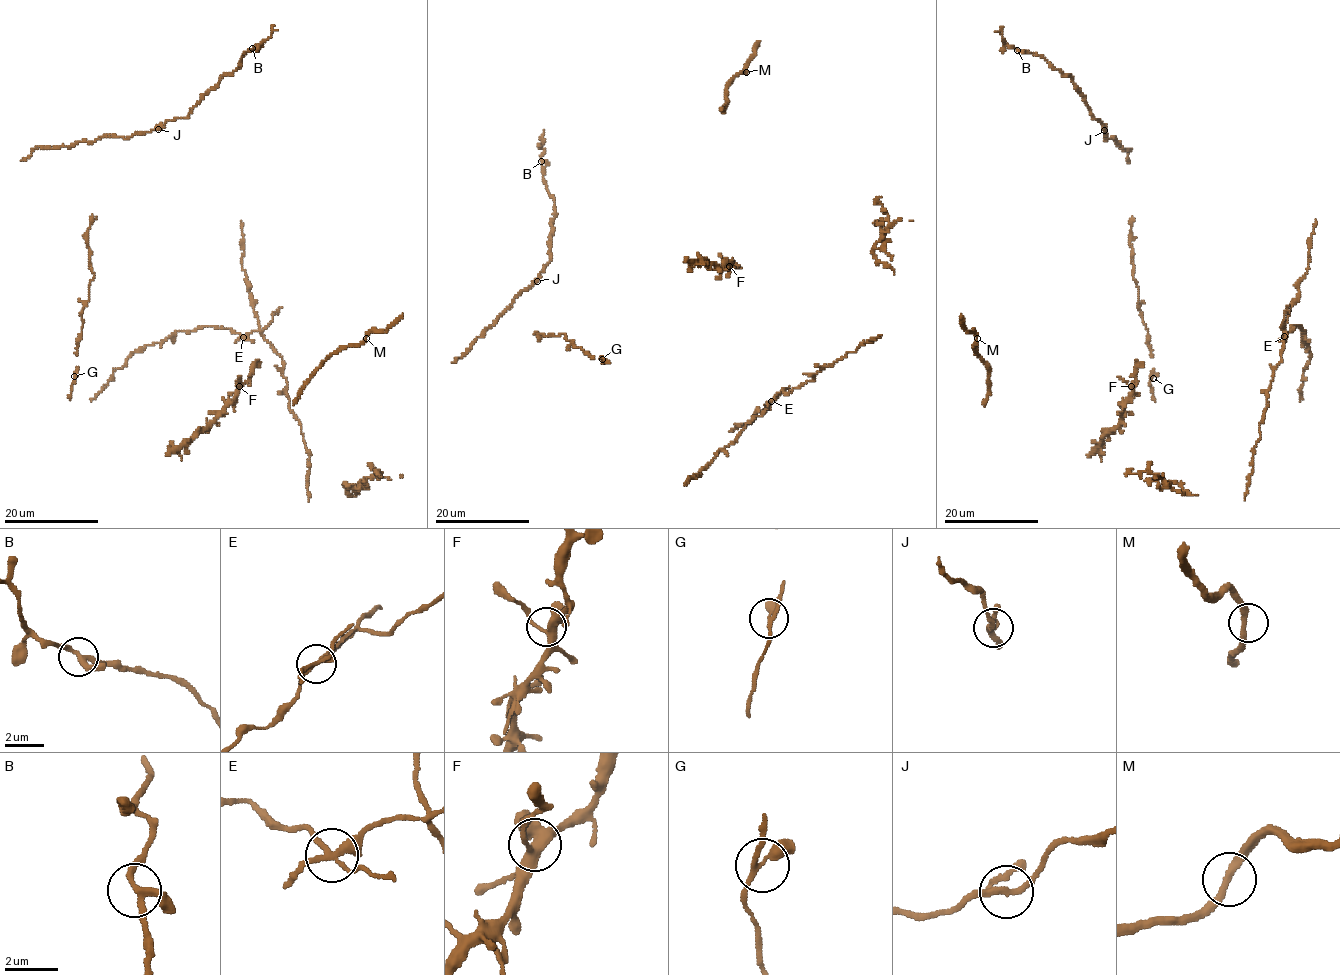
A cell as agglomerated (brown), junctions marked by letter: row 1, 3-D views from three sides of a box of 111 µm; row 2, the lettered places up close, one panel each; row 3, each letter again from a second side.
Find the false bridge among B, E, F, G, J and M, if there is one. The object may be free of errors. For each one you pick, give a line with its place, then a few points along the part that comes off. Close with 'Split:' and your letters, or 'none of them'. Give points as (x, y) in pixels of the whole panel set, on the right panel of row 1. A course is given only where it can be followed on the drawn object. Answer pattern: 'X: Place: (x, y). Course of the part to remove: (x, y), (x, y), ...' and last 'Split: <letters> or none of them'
E: Place: (1284, 336)
Split: E

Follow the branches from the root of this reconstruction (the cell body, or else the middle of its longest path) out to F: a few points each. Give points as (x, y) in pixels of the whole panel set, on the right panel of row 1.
F: (1103, 443), (1096, 449), (1104, 436), (1119, 424), (1131, 386)

